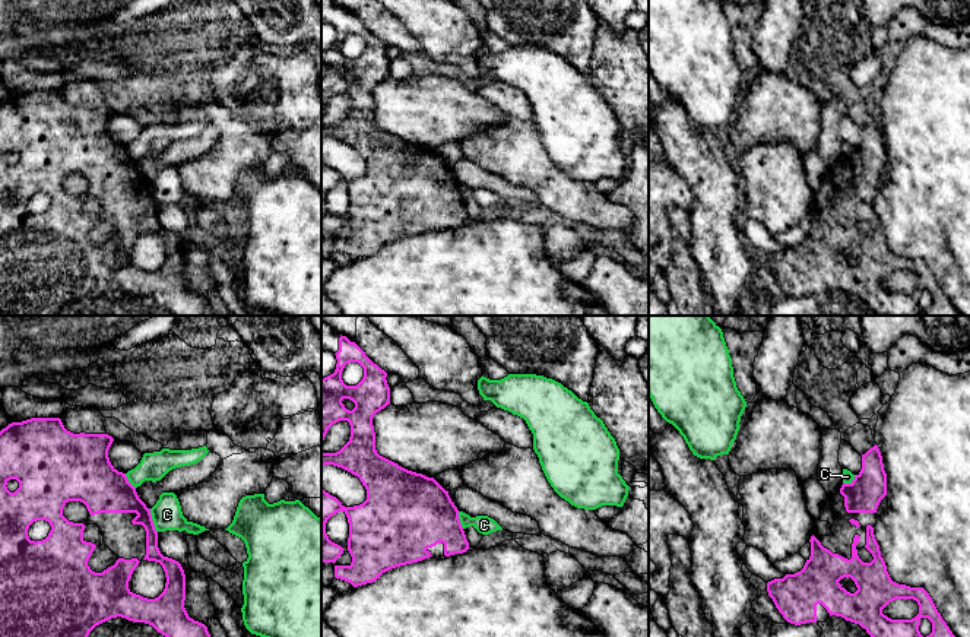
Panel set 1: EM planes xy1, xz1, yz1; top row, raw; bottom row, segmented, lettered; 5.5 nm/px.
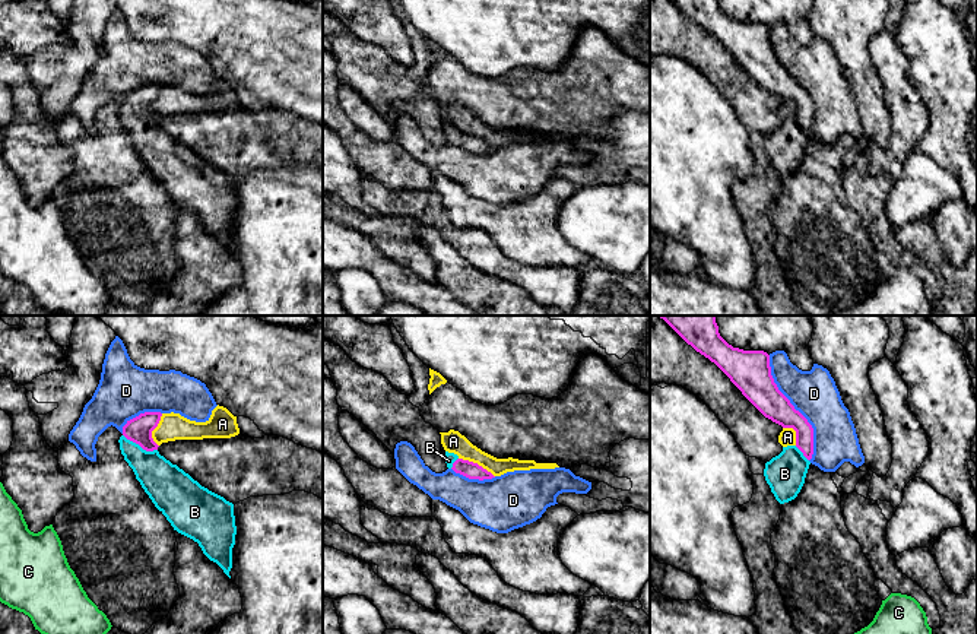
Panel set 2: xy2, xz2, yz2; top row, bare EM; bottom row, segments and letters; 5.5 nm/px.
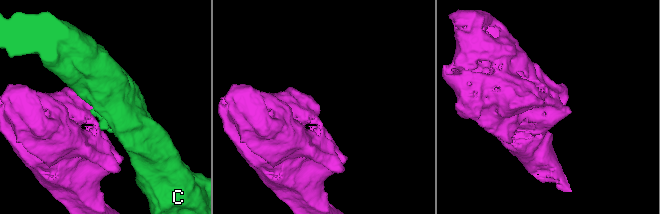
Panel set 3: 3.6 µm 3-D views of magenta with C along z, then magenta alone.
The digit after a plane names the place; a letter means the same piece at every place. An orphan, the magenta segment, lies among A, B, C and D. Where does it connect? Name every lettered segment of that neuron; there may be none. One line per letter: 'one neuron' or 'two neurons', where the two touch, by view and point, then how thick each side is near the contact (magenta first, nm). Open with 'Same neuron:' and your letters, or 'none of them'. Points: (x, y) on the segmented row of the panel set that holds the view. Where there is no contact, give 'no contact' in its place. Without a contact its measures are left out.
Same neuron: B
A: two neurons; meets magenta in xz2 at (476, 463); 90 nm thick on the magenta side, 120 nm on the other
B: one neuron; meets magenta in xy2 at (140, 446); 140 nm thick on the magenta side, 240 nm on the other
C: two neurons; meets magenta in xy1 at (152, 520); 200 nm thick on the magenta side, 170 nm on the other
D: two neurons; meets magenta in yz2 at (793, 408); 190 nm thick on the magenta side, 260 nm on the other

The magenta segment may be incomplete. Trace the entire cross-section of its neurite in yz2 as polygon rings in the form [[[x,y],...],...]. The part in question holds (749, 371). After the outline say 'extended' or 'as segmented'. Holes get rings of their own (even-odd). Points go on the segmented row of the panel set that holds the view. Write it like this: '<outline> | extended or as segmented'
[[[657,316],[688,345],[714,362],[742,394],[768,419],[796,431],[796,444],[765,463],[764,476],[780,504],[800,492],[813,454],[813,428],[778,390],[770,355],[729,345],[719,333],[716,316]]] | extended

